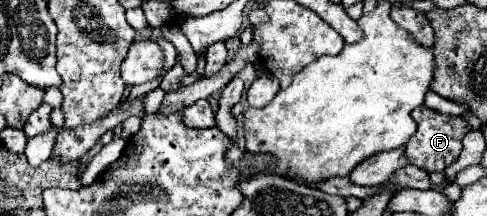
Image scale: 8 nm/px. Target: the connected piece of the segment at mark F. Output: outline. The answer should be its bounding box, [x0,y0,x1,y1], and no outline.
[406,106,470,172]

